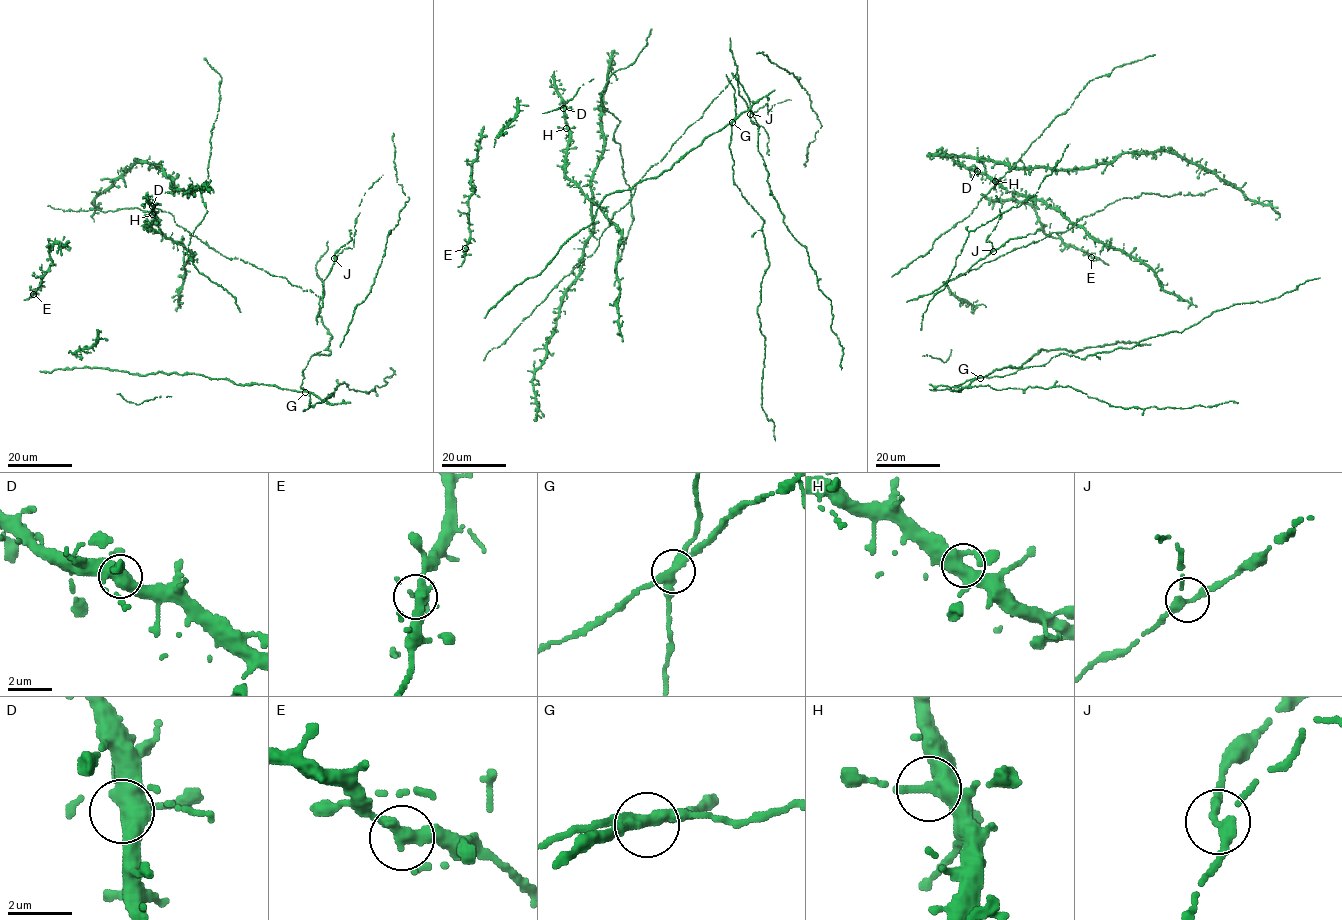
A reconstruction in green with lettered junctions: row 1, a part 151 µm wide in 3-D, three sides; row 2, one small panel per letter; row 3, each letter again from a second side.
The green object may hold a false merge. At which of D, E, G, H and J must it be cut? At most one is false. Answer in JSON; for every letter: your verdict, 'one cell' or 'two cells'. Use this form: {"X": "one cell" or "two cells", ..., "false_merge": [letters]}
{"D": "one cell", "E": "one cell", "G": "two cells", "H": "one cell", "J": "one cell", "false_merge": ["G"]}

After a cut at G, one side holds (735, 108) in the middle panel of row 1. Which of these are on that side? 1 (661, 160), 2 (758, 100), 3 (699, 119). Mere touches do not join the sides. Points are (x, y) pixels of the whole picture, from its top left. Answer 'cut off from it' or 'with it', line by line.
1: with it
2: cut off from it
3: with it

